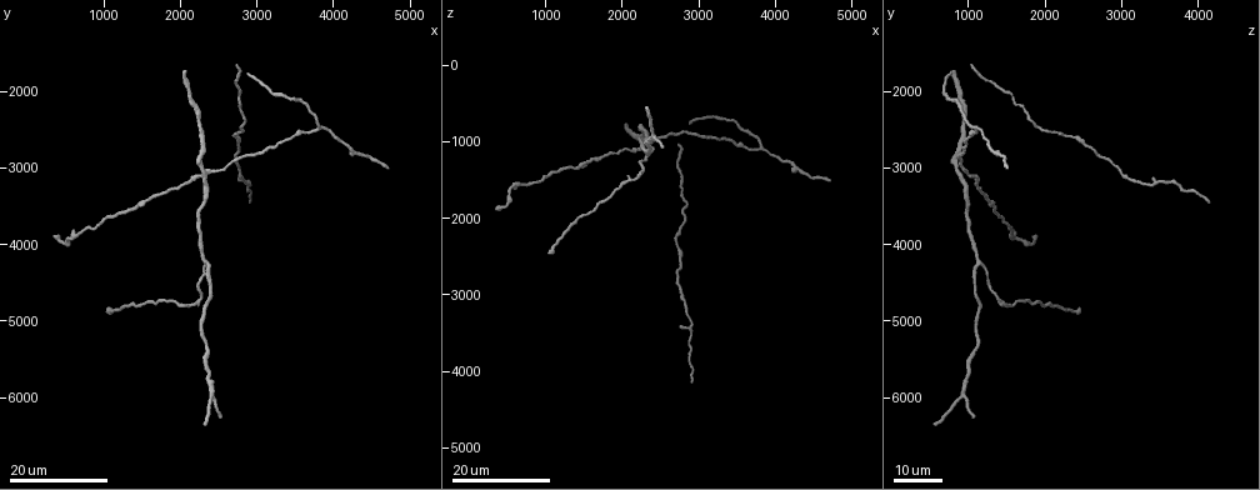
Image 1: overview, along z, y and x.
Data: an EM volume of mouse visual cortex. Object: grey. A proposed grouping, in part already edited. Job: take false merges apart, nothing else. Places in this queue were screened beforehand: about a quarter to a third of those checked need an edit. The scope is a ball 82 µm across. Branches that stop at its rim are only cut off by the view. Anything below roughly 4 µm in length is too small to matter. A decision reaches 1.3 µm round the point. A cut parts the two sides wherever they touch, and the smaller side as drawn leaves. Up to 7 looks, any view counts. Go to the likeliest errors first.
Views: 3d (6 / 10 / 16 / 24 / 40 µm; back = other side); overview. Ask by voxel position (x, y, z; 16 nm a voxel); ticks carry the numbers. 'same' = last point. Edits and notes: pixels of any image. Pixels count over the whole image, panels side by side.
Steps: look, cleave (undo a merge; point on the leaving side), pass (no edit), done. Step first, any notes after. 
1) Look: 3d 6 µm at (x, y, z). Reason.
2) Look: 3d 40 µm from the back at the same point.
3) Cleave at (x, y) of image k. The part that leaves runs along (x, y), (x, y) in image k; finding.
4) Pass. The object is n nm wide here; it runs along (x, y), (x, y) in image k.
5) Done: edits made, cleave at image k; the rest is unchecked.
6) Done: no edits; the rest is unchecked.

Look: 3d 16 µm at (2400, 5950, 900). Thin arm on a thick one.

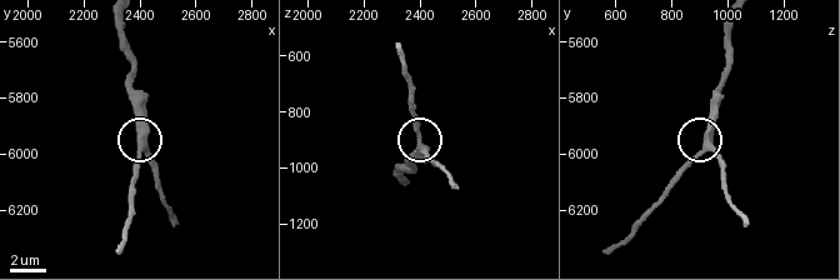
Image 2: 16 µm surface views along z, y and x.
Look: 3d 10 µm at (2420, 5980, 940).

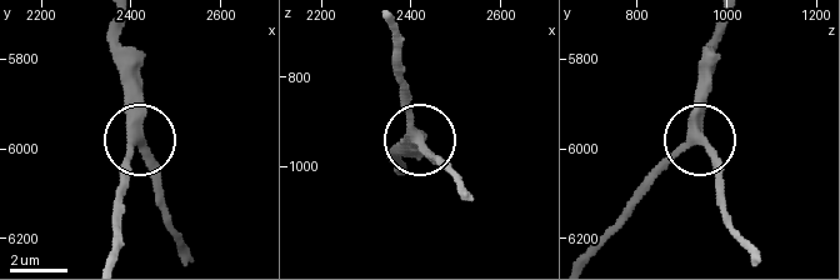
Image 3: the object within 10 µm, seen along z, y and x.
Pass. The side arm is 6 µm long; 3 arms meet here; continuous, no second neuron.

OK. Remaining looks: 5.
Look: 3d 16 µm at (2300, 3150, 900). Arms part here.

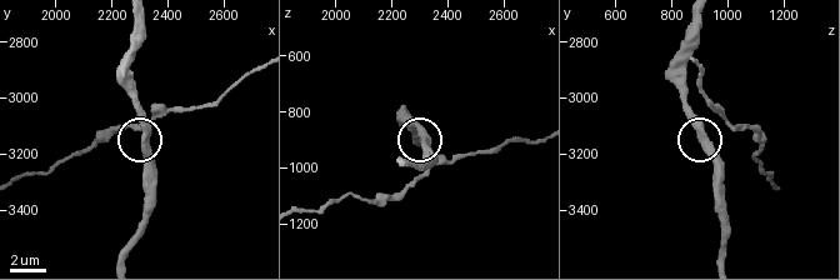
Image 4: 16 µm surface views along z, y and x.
Look: 3d 6 µm at (2310, 3100, 880).

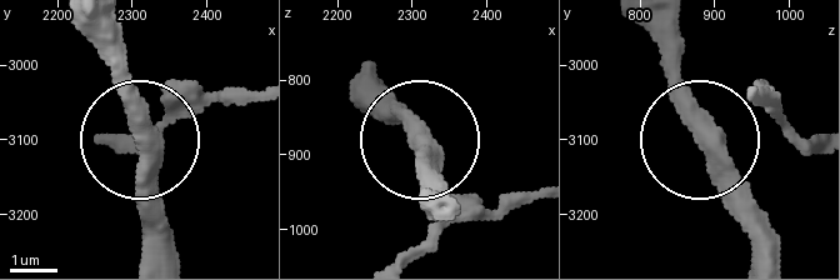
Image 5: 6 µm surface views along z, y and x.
Pass. 3 arms meet here; it runs along (259, 93), (175, 96), (144, 136), (115, 24) in image 5; one neuron here.

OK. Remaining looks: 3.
Look: 3d 24 µm at (2900, 3200, 3550). Thick turns thin.

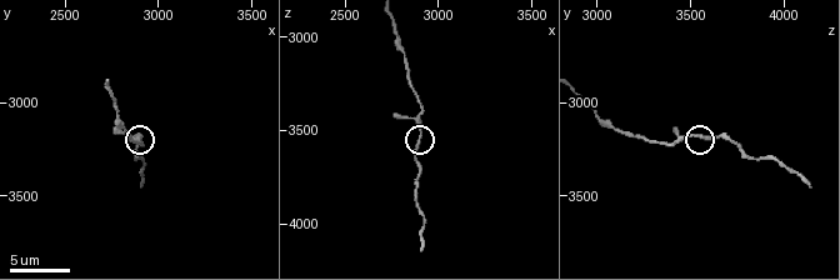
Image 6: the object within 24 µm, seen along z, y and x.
Look: 3d 6 µm at (2900, 3160, 3520).

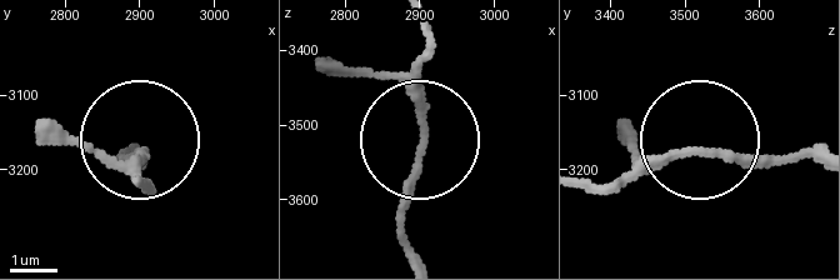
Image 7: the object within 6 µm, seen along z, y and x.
Pass. It runs along (584, 183), (620, 183), (716, 146), (819, 159) in image 7; all the same neuron.

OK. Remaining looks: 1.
Done: no edits; the rest is unchecked.

